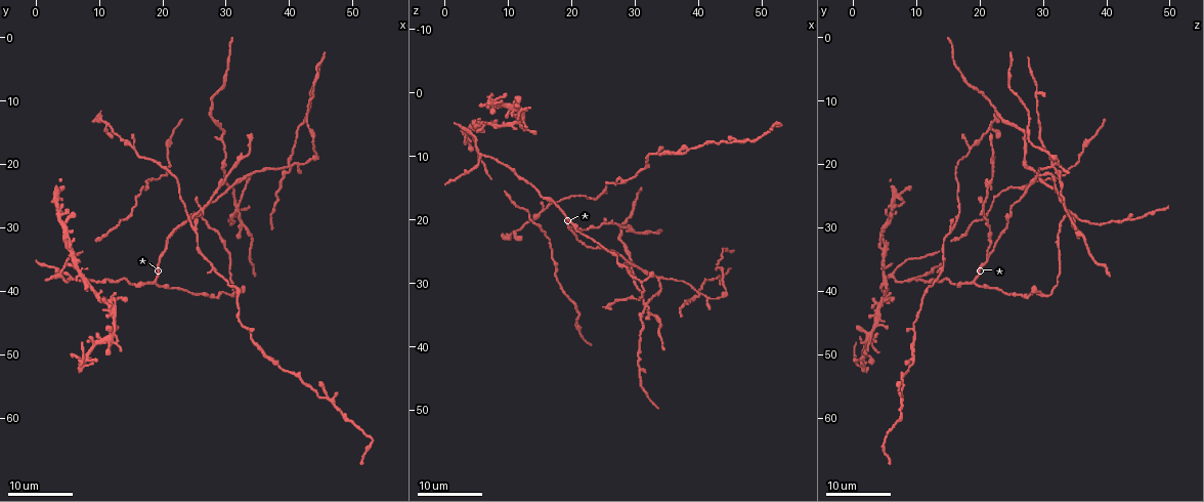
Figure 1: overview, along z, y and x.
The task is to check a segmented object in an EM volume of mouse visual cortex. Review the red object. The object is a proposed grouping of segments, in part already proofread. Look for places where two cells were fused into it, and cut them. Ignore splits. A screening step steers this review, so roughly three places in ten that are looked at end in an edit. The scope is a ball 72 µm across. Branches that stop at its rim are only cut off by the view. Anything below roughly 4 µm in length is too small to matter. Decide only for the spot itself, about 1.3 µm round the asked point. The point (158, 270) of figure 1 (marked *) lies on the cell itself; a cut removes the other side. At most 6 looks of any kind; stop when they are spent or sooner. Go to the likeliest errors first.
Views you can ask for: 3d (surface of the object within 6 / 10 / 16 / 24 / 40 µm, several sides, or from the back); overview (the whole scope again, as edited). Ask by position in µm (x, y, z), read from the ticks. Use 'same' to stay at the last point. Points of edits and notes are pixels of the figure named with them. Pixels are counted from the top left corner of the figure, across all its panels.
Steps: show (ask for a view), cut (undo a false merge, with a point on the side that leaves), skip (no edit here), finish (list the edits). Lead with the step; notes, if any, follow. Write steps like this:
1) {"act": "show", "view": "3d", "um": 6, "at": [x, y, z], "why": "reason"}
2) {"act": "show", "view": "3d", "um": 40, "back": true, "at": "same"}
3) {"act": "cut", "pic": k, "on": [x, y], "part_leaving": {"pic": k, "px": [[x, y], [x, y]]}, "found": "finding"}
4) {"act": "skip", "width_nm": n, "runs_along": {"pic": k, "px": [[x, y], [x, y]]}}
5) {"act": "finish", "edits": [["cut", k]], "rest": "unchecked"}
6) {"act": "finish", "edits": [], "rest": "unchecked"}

{"act": "show", "view": "3d", "um": 16, "at": [40.0, 20.0, 31.5], "why": "four arms meet"}

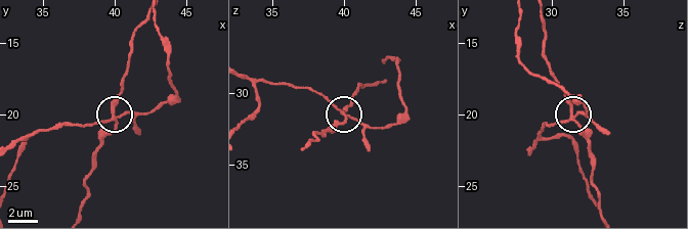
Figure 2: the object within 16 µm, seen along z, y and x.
{"act": "show", "view": "3d", "um": 10, "at": [40.0, 19.8, 31.4]}

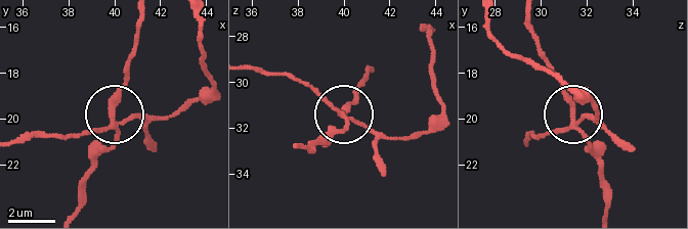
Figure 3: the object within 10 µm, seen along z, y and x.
{"act": "cut", "pic": 3, "on": [99, 146], "part_leaving": {"pic": 3, "px": [[116, 125], [116, 103], [127, 80], [139, 21]]}, "found": "two cells meet here"}

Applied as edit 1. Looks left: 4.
{"act": "show", "view": "3d", "um": 16, "at": [34.0, 21.5, 30.0], "why": "small branch off a trunk"}

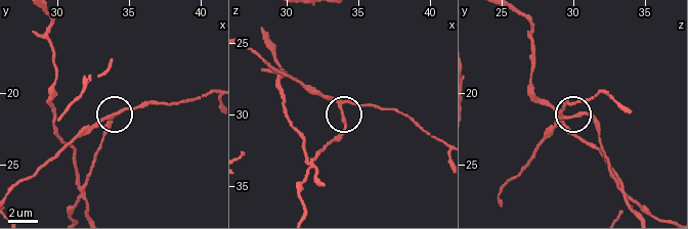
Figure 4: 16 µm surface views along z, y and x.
{"act": "show", "view": "3d", "um": 6, "at": [33.8, 21.6, 29.6], "why": "closer look"}

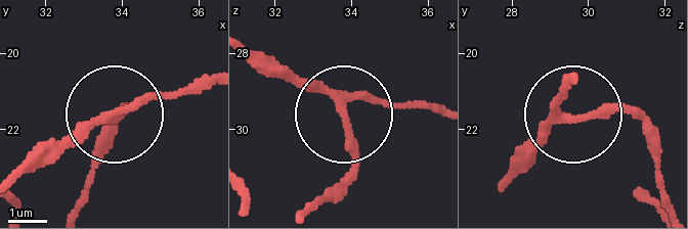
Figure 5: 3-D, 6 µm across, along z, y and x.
{"act": "skip", "arms": 3, "runs_along": {"pic": 5, "px": [[20, 177], [138, 102], [207, 86]]}, "found": "one cell here"}

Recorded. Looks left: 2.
{"act": "show", "view": "3d", "um": 24, "at": [15.5, 17.5, 18.5], "why": "two arms in line, one across"}

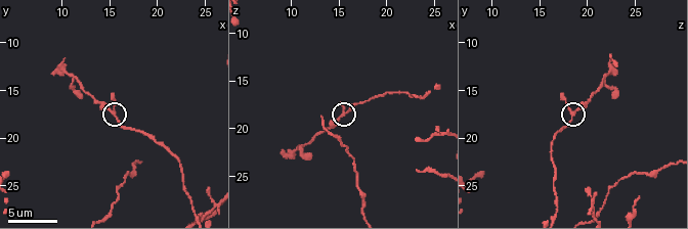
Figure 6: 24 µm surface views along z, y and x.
{"act": "show", "view": "3d", "um": 6, "at": [15.4, 17.4, 18.4]}

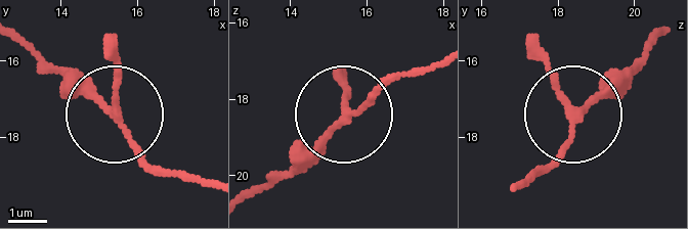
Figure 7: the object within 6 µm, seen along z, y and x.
{"act": "skip", "arms": 3, "found": "continuous, no second cell"}

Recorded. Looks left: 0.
{"act": "finish", "edits": [["cut", 3]], "rest": "unchecked"}

